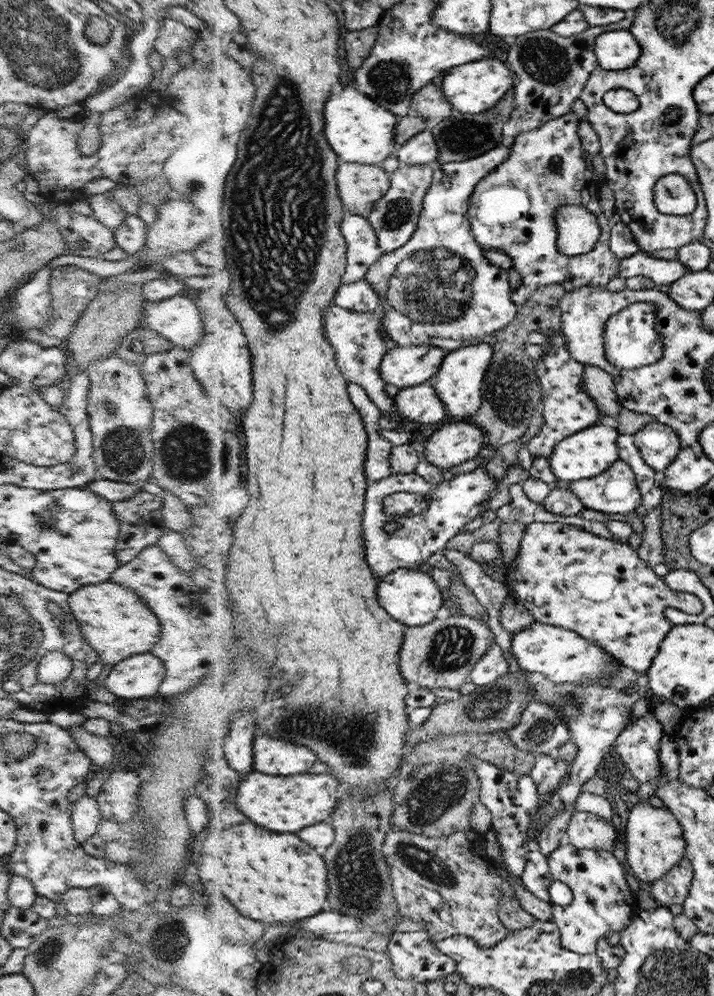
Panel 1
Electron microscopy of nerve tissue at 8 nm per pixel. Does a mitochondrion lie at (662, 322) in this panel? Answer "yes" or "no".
no

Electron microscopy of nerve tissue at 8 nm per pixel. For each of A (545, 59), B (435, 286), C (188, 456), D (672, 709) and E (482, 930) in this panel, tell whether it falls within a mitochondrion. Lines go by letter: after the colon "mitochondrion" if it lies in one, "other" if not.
A: mitochondrion
B: mitochondrion
C: mitochondrion
D: other
E: other

